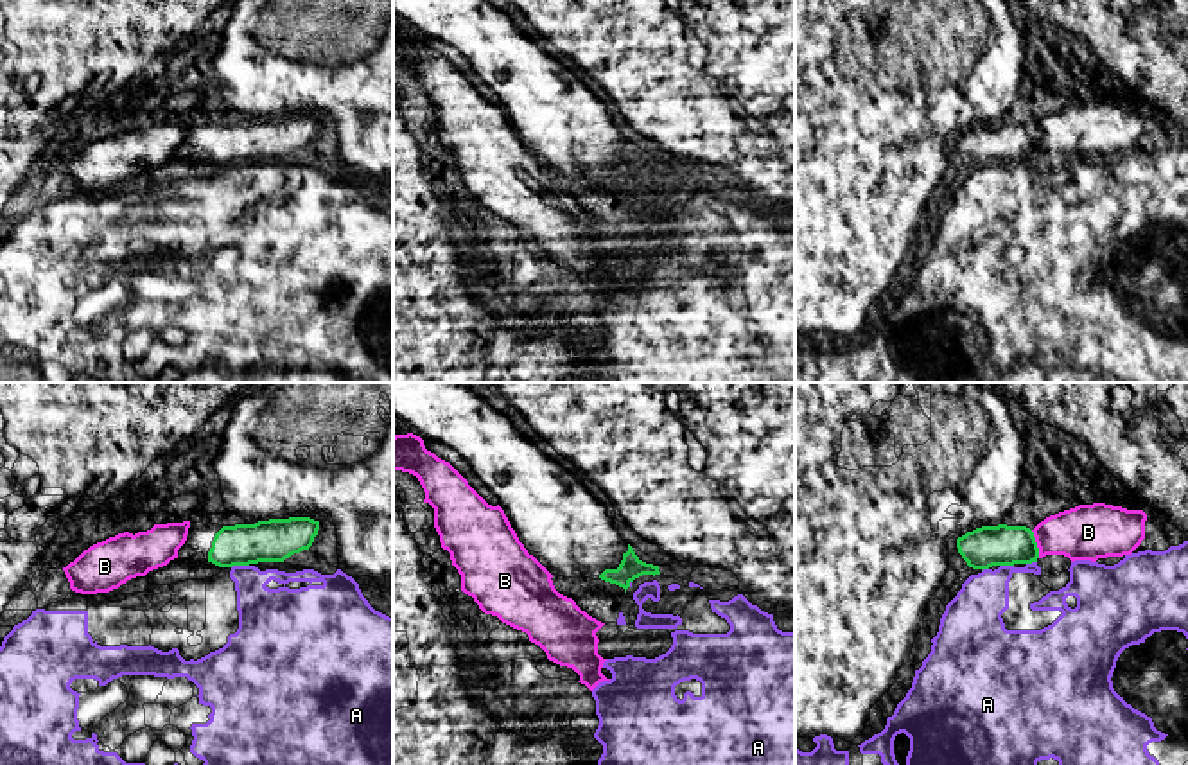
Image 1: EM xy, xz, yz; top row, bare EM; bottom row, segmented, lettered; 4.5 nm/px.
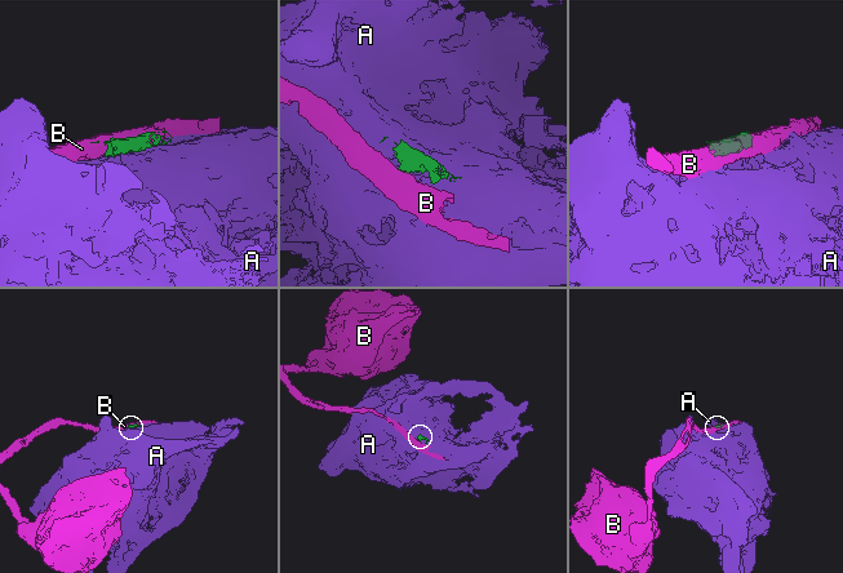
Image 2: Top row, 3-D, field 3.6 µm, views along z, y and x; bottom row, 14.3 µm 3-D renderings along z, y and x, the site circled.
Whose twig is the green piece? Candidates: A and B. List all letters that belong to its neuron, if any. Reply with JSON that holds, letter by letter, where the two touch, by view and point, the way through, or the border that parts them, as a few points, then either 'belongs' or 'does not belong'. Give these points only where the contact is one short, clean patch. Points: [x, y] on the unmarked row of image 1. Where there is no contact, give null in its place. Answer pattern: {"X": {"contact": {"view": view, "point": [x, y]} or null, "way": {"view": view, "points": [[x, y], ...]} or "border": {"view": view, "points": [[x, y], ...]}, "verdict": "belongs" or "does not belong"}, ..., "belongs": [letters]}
{"A": {"contact": {"view": "xy", "point": [239, 162]}, "verdict": "does not belong"}, "B": {"contact": {"view": "yz", "point": [1036, 142]}, "border": {"view": "yz", "points": [[1030, 128], [1039, 155]]}, "verdict": "does not belong"}, "belongs": []}

